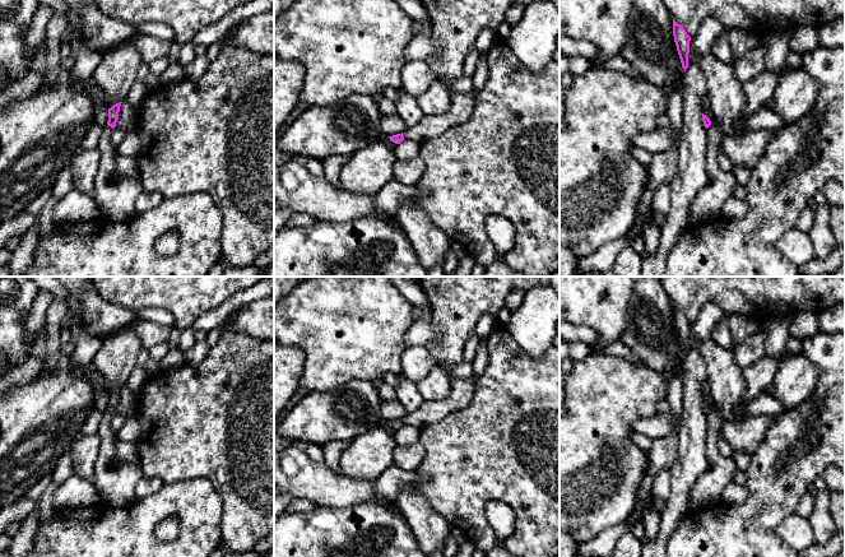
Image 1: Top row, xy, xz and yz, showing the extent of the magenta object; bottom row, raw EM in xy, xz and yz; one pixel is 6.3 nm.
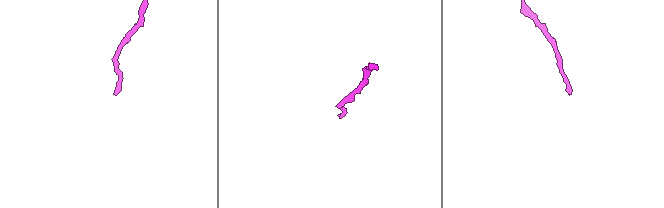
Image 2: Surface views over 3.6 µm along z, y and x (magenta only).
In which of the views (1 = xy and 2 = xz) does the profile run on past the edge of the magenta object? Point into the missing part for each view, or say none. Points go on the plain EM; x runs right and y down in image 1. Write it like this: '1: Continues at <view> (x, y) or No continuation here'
1: No continuation here
2: No continuation here

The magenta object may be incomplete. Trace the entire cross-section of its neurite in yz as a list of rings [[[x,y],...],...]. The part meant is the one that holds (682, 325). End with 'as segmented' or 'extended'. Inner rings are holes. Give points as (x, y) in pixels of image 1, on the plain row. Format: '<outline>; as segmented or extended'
[[[673,305],[673,321],[682,348],[682,353],[686,357],[686,354],[688,353],[691,322],[687,320],[686,315],[681,310],[678,310],[674,305]]]; as segmented

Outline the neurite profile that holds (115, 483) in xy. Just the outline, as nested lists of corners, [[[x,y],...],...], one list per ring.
[[[107,409],[99,424],[99,456],[93,467],[92,483],[101,503],[124,507],[136,500],[135,488],[143,477],[139,464],[120,464],[115,459],[115,433],[111,430],[112,413]]]

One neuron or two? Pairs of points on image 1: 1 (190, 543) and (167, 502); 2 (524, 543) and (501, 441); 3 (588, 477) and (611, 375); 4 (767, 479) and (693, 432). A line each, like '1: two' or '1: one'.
1: one
2: one
3: one
4: two

